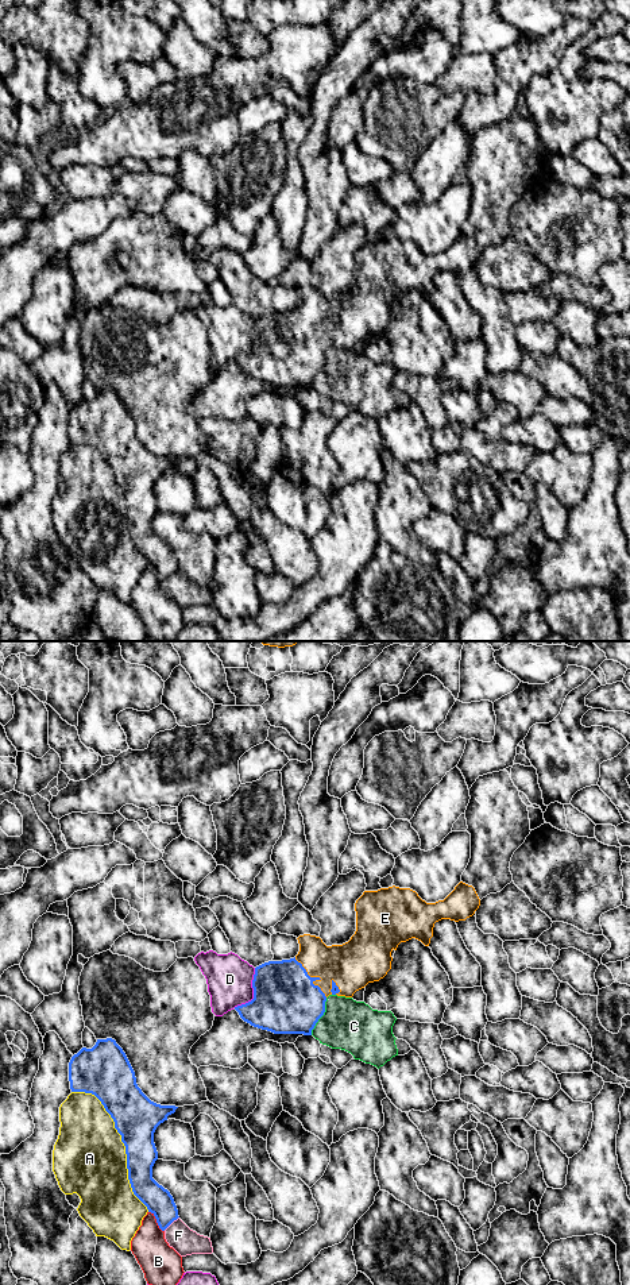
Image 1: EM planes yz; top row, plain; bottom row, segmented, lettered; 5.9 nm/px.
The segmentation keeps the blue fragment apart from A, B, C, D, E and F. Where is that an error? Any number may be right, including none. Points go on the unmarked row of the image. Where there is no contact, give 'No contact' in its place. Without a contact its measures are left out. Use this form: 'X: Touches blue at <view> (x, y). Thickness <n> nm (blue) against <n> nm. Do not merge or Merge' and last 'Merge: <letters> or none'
A: Touches blue at yz (122, 493). Thickness 260 nm (blue) against 440 nm. Do not merge
B: Touches blue at yz (157, 574). Thickness 160 nm (blue) against 240 nm. Do not merge
C: Touches blue at yz (321, 367). Thickness 380 nm (blue) against 300 nm. Do not merge
D: Touches blue at yz (254, 344). Thickness 380 nm (blue) against 280 nm. Do not merge
E: Touches blue at yz (313, 330). Thickness 380 nm (blue) against 280 nm. Merge
F: Touches blue at yz (170, 575). Thickness 160 nm (blue) against 160 nm. Do not merge
Merge: E

